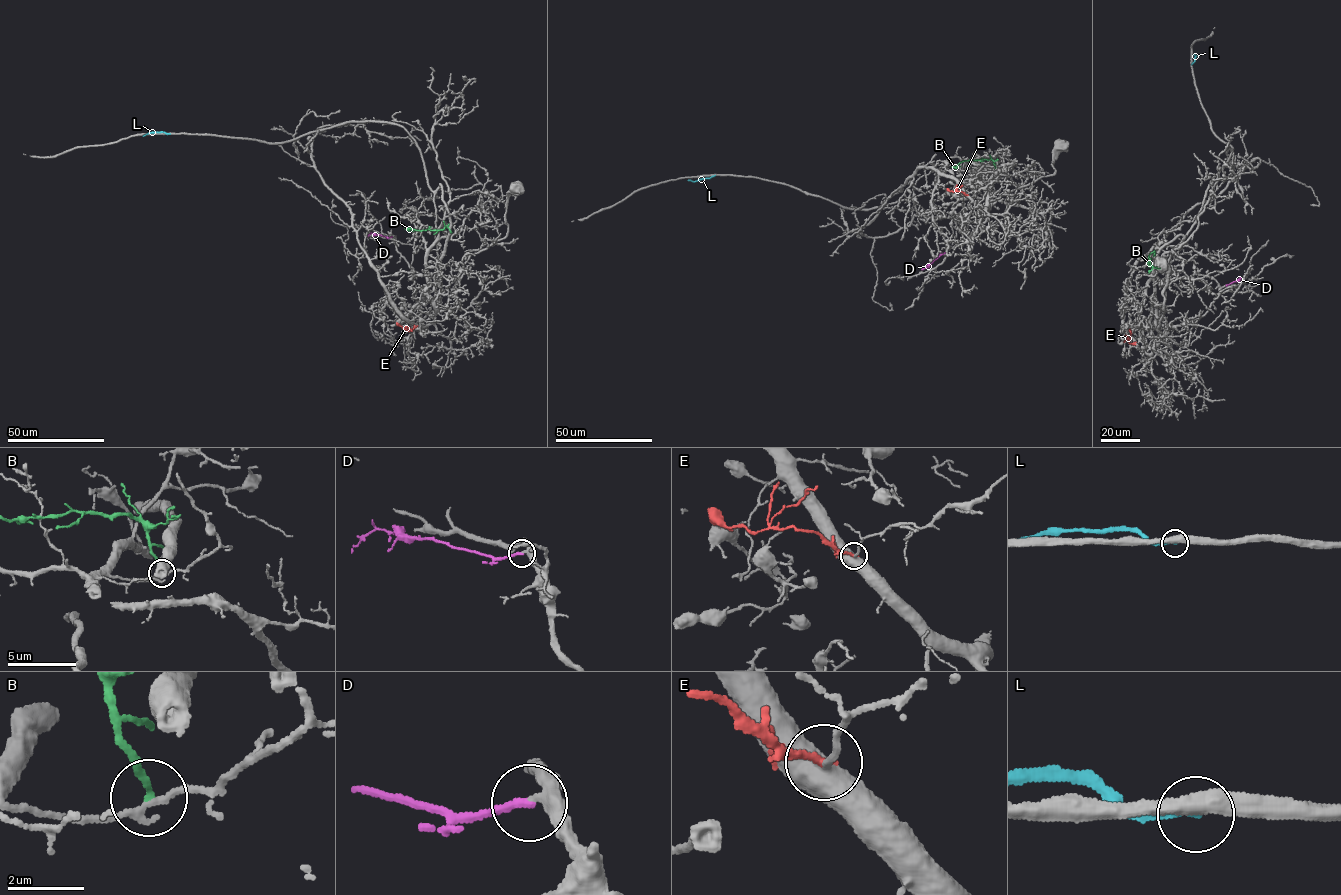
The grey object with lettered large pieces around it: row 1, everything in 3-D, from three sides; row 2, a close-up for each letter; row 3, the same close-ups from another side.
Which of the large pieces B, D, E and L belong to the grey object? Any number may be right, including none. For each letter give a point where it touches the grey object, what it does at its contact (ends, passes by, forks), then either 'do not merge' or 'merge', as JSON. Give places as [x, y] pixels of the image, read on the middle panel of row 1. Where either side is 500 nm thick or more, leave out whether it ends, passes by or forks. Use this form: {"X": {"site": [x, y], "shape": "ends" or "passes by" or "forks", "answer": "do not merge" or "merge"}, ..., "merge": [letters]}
{"B": {"site": [995, 168], "shape": "ends", "answer": "do not merge"}, "D": {"site": [945, 252], "shape": "ends", "answer": "merge"}, "E": {"site": [967, 195], "answer": "do not merge"}, "L": {"site": [715, 175], "shape": "ends", "answer": "do not merge"}, "merge": ["D"]}

